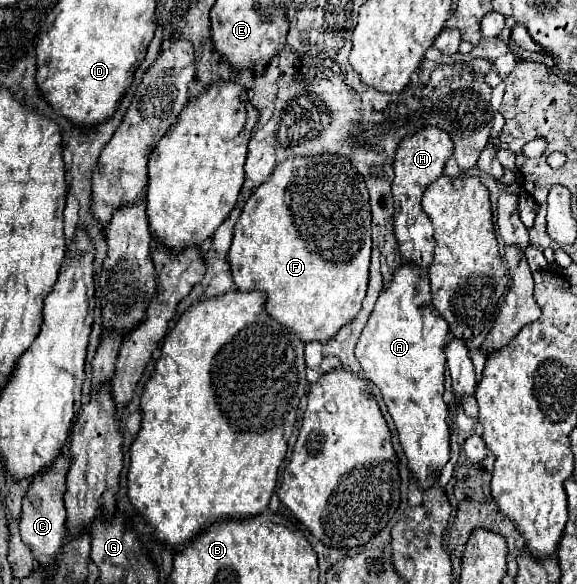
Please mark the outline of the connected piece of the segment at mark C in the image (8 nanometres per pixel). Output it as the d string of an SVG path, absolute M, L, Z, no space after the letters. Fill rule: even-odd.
M61 453L51 465L47 465L45 469L41 469L39 473L33 475L31 485L23 497L19 533L21 533L21 539L27 545L31 545L33 557L37 561L43 561L43 565L47 565L47 561L51 561L51 557L55 557L55 553L59 553L59 549L63 545L65 519L67 519L63 495L65 495L65 473L67 471L69 471L69 457L65 453Z

